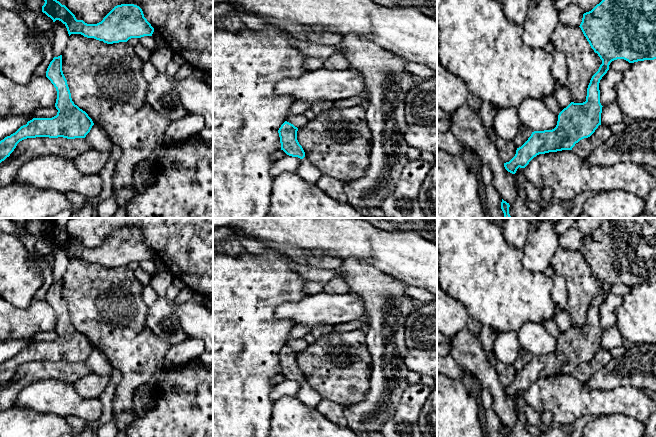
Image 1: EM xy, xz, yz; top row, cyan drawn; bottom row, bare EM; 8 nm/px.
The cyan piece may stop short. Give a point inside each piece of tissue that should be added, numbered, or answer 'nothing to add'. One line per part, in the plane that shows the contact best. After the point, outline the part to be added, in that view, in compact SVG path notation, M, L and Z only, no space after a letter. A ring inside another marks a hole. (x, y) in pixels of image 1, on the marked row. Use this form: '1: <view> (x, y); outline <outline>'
nothing to add

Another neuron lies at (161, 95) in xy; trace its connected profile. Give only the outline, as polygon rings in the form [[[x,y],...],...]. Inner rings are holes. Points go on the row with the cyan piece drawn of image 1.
[[[158,73],[148,83],[146,100],[159,115],[172,122],[181,120],[188,114],[180,101],[173,77],[164,73]]]

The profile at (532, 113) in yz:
[[[525,97],[517,110],[520,124],[532,132],[552,130],[557,125],[558,115],[550,111],[542,100]]]

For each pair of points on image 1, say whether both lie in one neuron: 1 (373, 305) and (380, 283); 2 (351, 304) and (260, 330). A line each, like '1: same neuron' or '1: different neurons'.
1: same neuron
2: different neurons

